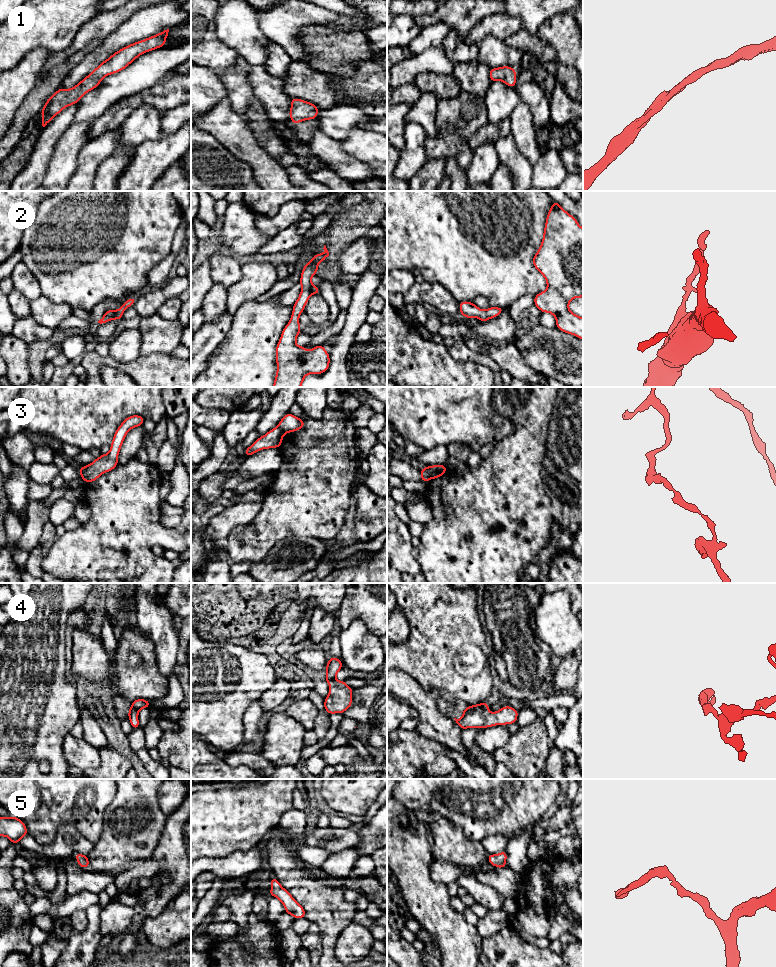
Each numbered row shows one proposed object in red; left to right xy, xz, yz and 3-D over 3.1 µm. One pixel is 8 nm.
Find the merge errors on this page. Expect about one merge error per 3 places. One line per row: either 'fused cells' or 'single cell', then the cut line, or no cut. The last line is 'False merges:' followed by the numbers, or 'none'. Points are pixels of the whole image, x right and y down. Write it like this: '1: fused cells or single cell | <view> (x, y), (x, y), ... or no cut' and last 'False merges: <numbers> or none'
1: single cell | no cut
2: single cell | no cut
3: single cell | no cut
4: single cell | no cut
5: single cell | no cut
False merges: none

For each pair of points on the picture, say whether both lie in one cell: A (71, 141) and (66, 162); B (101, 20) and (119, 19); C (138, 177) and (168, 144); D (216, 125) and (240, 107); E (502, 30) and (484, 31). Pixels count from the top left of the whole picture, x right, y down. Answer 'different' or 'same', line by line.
A: same
B: same
C: same
D: different
E: same

